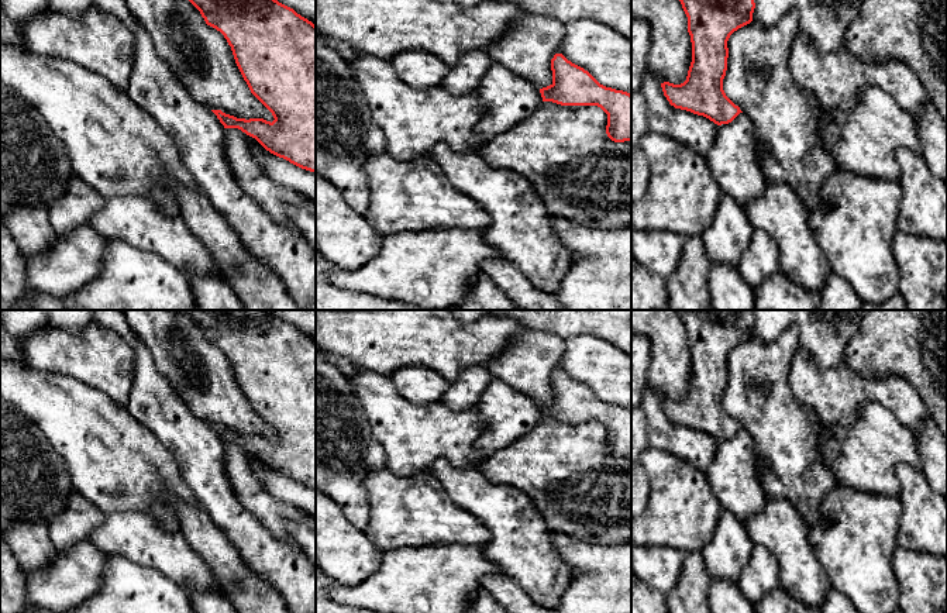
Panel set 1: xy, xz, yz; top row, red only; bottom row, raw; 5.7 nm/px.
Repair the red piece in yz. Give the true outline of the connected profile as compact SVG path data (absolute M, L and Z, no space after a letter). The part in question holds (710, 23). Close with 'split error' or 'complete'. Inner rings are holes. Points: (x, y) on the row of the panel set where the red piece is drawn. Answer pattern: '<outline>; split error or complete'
M679 0L688 17L692 62L681 85L661 83L675 109L703 116L717 125L731 123L740 113L723 90L730 35L753 21L754 0Z; complete

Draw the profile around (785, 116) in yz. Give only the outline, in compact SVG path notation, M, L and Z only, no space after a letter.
M791 10L772 27L753 20L734 31L727 41L723 90L741 113L731 123L717 125L717 137L706 159L722 192L744 209L762 194L767 183L791 186L809 213L823 209L820 190L824 179L843 171L824 148L819 134L823 107L813 93L795 80L789 69L792 44L798 32L799 20L795 10Z

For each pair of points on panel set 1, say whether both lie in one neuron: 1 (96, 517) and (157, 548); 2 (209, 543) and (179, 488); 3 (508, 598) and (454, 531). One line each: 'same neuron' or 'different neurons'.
1: different neurons
2: different neurons
3: different neurons

